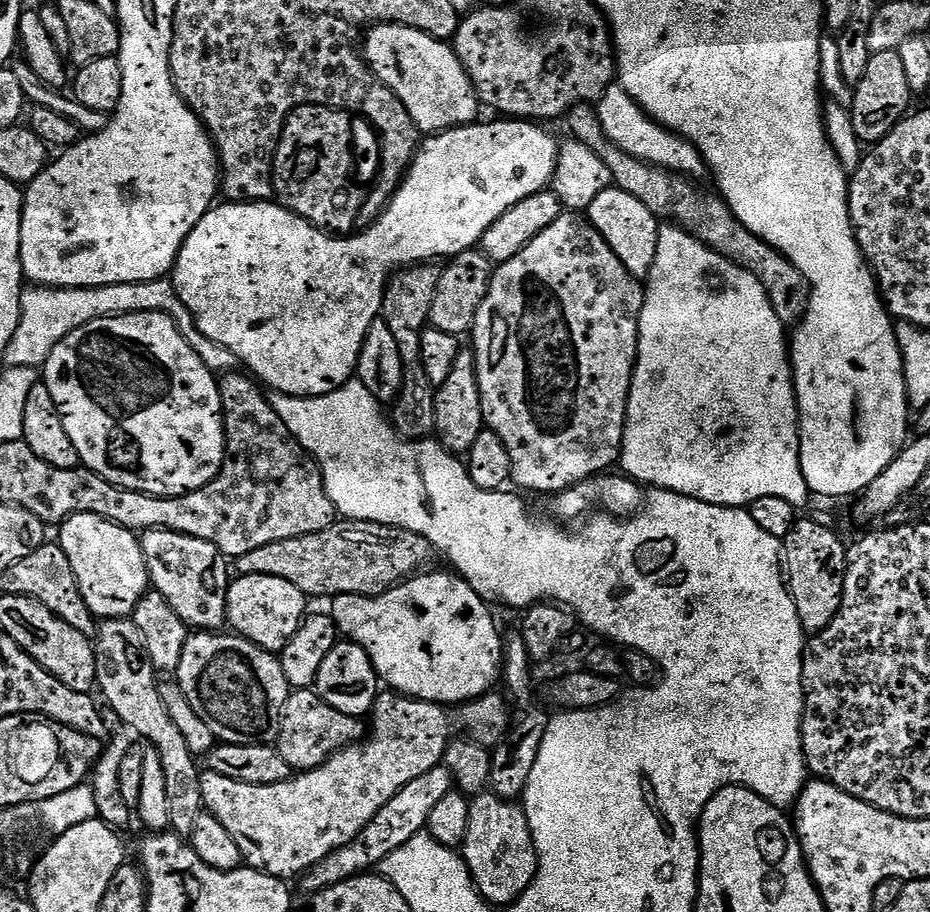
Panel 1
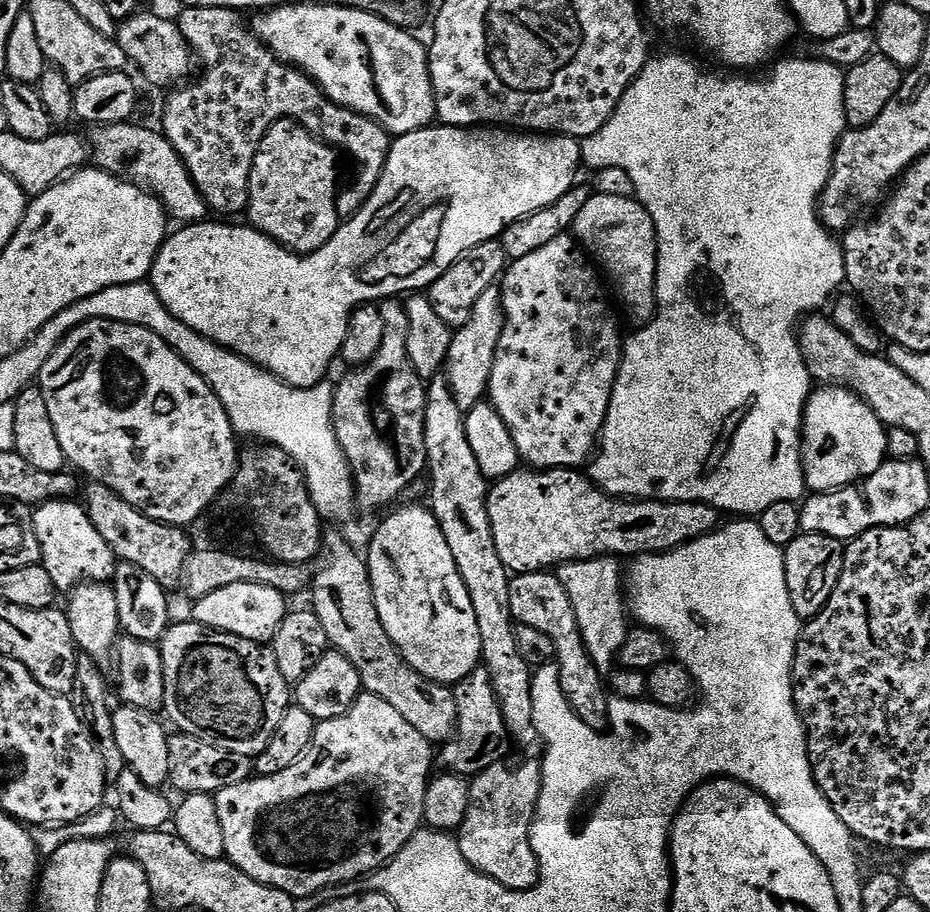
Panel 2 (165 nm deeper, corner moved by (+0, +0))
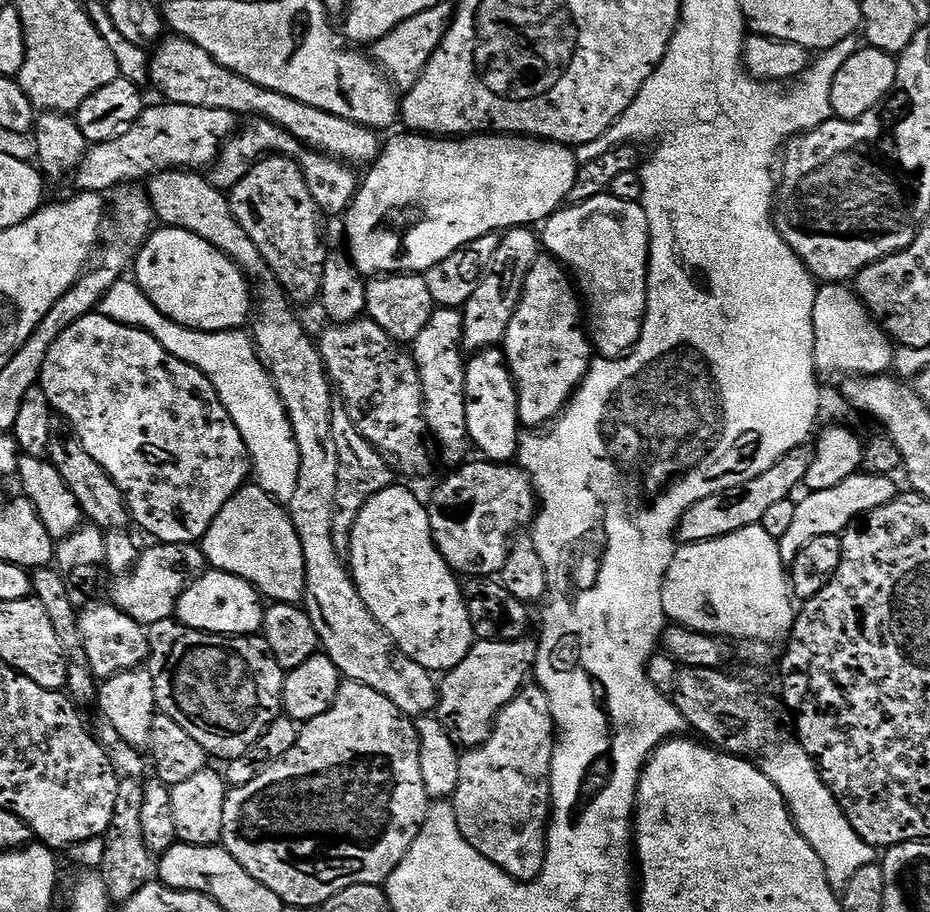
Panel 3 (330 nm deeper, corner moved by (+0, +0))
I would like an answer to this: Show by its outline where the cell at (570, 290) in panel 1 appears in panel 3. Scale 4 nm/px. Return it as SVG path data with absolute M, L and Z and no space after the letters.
M541 258L534 262L534 266L530 270L530 274L524 283L524 293L520 299L518 310L514 314L514 318L510 322L510 326L506 330L506 338L502 345L502 351L508 358L508 369L512 371L512 379L516 381L516 396L520 400L518 402L518 414L520 415L520 423L525 429L540 430L545 426L551 425L556 417L568 407L568 401L572 399L572 395L576 393L576 389L580 387L580 383L586 378L588 369L592 366L594 359L594 349L591 339L586 331L585 321L582 319L582 300L578 295L577 289L574 287L573 281L570 279L569 273L563 264L555 258Z

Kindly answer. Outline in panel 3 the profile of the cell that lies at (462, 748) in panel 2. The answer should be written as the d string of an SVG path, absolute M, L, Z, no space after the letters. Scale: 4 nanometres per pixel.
M535 639L476 640L470 654L458 666L443 673L438 684L436 719L442 722L446 734L461 748L476 748L488 741L496 727L498 714L525 687L536 663L538 644Z

